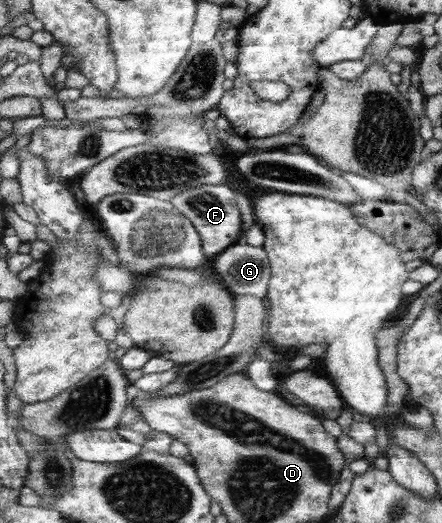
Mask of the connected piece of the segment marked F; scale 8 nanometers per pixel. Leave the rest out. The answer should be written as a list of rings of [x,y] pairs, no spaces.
[[[225,183],[223,185],[206,184],[205,186],[190,189],[170,201],[199,230],[203,238],[203,249],[210,258],[228,250],[232,245],[241,242],[241,235],[243,234],[243,214],[237,205],[236,190],[232,190]]]

